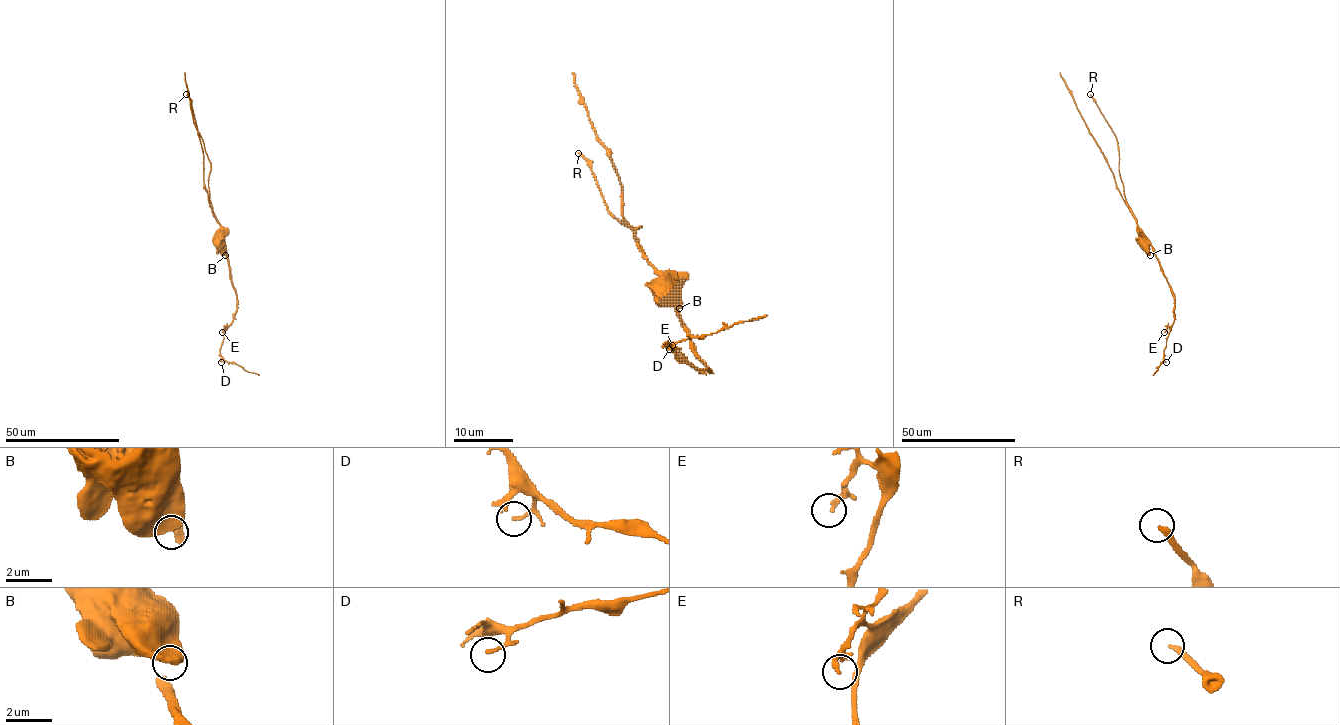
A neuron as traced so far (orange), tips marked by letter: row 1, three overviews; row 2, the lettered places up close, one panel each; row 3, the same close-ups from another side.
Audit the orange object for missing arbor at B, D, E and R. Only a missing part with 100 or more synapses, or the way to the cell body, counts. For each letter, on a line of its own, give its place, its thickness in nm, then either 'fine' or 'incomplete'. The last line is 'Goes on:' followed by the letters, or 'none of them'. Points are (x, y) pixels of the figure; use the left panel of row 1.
B: place (225, 255); calibre 650 nm; fine
D: place (221, 362); calibre 100 nm; fine
E: place (222, 332); calibre 200 nm; fine
R: place (186, 94); calibre 220 nm; fine
Goes on: none of them

